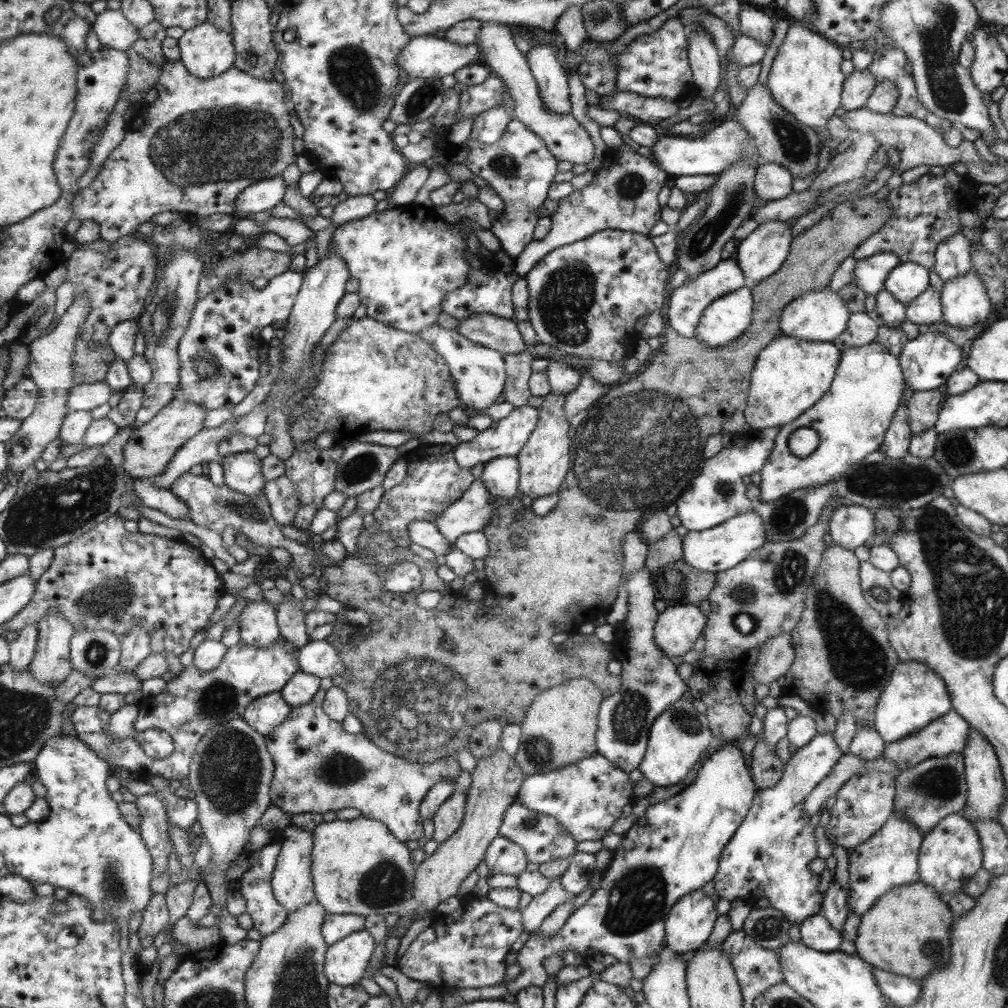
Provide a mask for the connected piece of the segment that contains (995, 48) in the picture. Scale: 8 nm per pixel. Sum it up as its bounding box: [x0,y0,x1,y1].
[966,26,1007,92]

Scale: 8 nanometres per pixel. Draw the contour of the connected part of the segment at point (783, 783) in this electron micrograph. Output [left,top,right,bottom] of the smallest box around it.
[712,732,843,925]

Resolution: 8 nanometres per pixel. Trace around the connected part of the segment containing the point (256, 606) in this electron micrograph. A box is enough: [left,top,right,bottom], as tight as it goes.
[240,601,281,648]

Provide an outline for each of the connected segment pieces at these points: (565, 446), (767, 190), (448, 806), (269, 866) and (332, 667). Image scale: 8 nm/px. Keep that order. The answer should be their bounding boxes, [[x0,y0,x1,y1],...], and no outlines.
[[516,393,574,501],[754,162,792,201],[434,789,468,845],[240,837,290,937],[298,640,345,678]]

